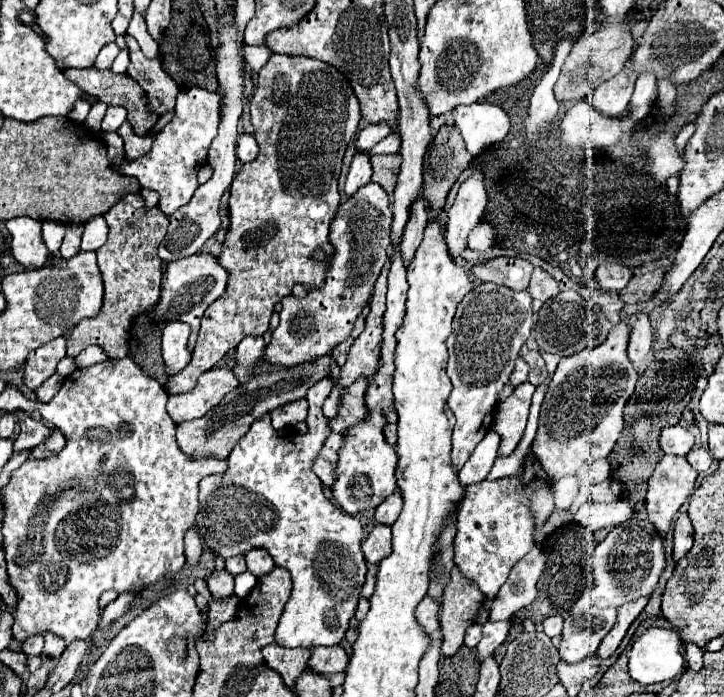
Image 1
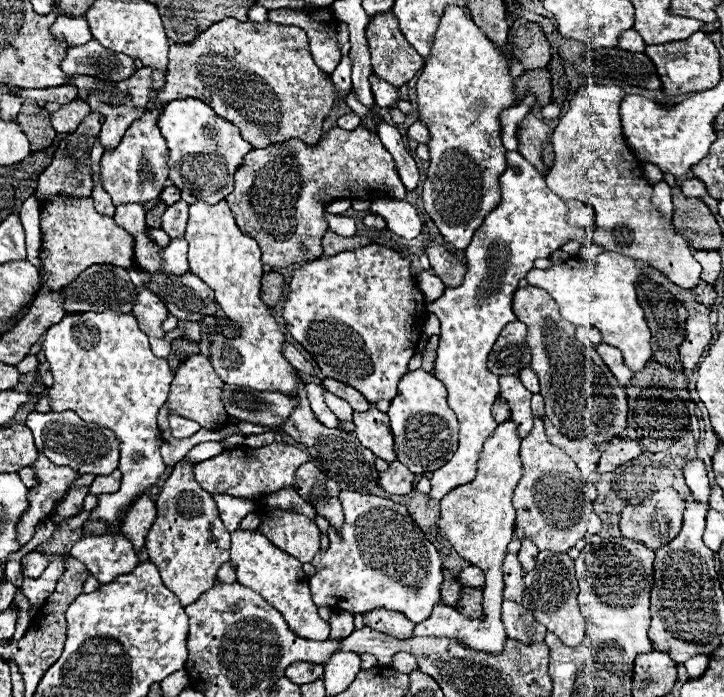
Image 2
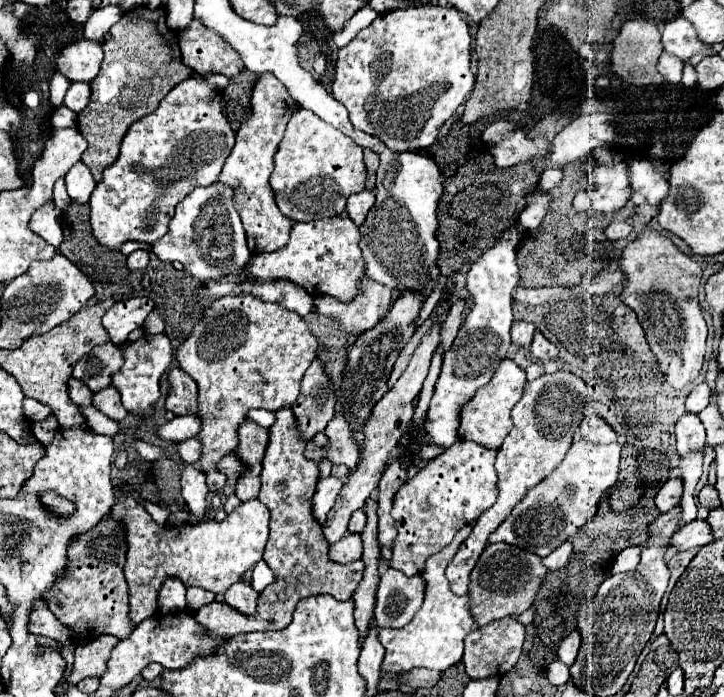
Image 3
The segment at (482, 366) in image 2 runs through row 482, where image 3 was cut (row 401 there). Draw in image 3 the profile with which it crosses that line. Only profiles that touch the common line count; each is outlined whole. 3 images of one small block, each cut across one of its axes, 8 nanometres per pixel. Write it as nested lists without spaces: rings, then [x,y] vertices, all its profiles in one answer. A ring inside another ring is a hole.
[[[514,226],[514,230],[506,230],[506,234],[502,234],[502,238],[498,238],[498,242],[494,242],[494,246],[490,250],[486,250],[470,268],[468,272],[468,292],[474,300],[474,306],[470,310],[470,314],[464,318],[462,328],[452,344],[452,348],[444,354],[444,364],[442,364],[442,374],[436,382],[436,392],[432,396],[428,414],[426,414],[426,422],[424,422],[424,430],[426,430],[426,444],[434,444],[434,446],[442,446],[442,448],[450,448],[456,440],[458,440],[458,418],[460,418],[460,410],[462,406],[476,394],[478,388],[486,386],[494,374],[494,370],[498,368],[500,360],[504,360],[508,356],[508,346],[510,346],[510,326],[512,326],[512,294],[518,286],[518,266],[516,266],[516,246],[520,242],[518,236],[518,226]]]

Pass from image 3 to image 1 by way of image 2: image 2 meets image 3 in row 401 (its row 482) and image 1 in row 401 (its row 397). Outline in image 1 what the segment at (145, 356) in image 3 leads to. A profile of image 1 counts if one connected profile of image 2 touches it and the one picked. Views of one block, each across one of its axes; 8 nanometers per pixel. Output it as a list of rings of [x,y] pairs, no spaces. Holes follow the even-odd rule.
[[[108,358],[102,364],[94,364],[88,368],[78,368],[72,384],[62,384],[62,434],[66,436],[66,446],[62,450],[62,460],[52,460],[52,464],[22,464],[18,470],[12,472],[10,484],[2,490],[2,502],[6,506],[6,518],[4,518],[4,552],[6,552],[6,564],[8,564],[8,576],[10,584],[18,592],[18,606],[14,610],[14,638],[24,640],[28,636],[40,634],[44,630],[50,630],[66,640],[70,644],[76,638],[90,638],[96,630],[100,610],[98,610],[98,598],[104,590],[116,590],[120,594],[124,592],[142,592],[148,586],[160,582],[160,580],[172,580],[176,574],[184,568],[184,532],[194,524],[194,516],[198,512],[198,482],[204,476],[224,472],[226,460],[198,460],[192,462],[176,444],[176,422],[166,412],[166,392],[164,386],[160,386],[154,378],[146,376],[132,358],[112,360]]]

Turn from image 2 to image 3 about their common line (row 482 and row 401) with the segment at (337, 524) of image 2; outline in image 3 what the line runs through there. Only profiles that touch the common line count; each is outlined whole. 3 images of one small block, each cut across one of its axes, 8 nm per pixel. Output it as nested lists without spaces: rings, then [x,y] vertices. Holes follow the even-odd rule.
[[[316,358],[304,374],[300,394],[292,406],[298,420],[298,430],[306,440],[312,440],[316,432],[328,426],[328,422],[334,418],[334,404],[334,386],[320,358]]]

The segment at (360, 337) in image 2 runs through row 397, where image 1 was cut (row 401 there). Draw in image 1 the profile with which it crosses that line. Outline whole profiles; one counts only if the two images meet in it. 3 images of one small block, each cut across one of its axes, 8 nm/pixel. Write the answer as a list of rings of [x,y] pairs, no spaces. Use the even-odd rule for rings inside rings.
[[[394,248],[390,256],[392,256],[392,268],[388,272],[388,294],[386,294],[386,312],[384,312],[384,332],[382,332],[384,338],[380,344],[380,368],[368,380],[368,390],[364,396],[364,404],[366,404],[364,418],[342,432],[344,444],[340,446],[340,454],[338,454],[336,480],[330,488],[334,502],[346,514],[352,514],[352,516],[368,508],[376,508],[396,488],[394,470],[396,470],[398,458],[396,458],[396,450],[384,438],[384,426],[388,424],[386,414],[394,410],[394,396],[390,394],[390,378],[394,378],[394,346],[396,346],[394,334],[402,324],[408,282],[406,282],[406,268],[400,258],[400,248]]]

